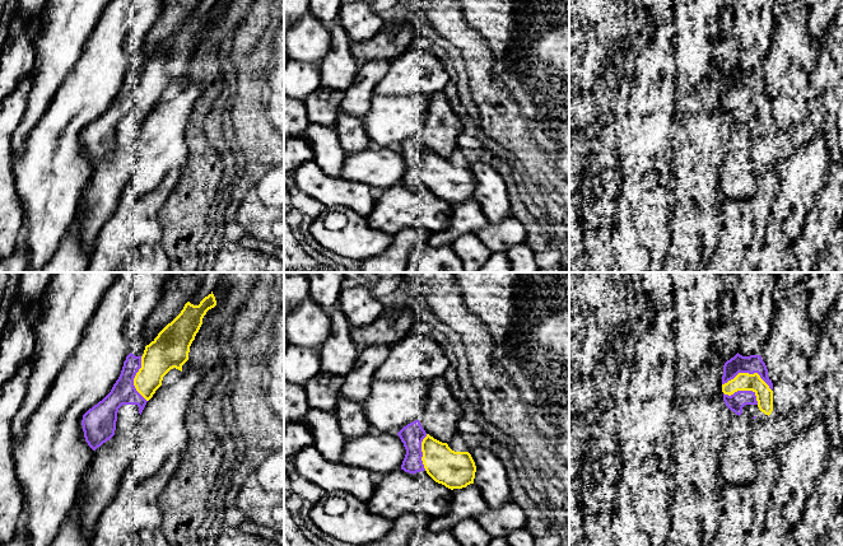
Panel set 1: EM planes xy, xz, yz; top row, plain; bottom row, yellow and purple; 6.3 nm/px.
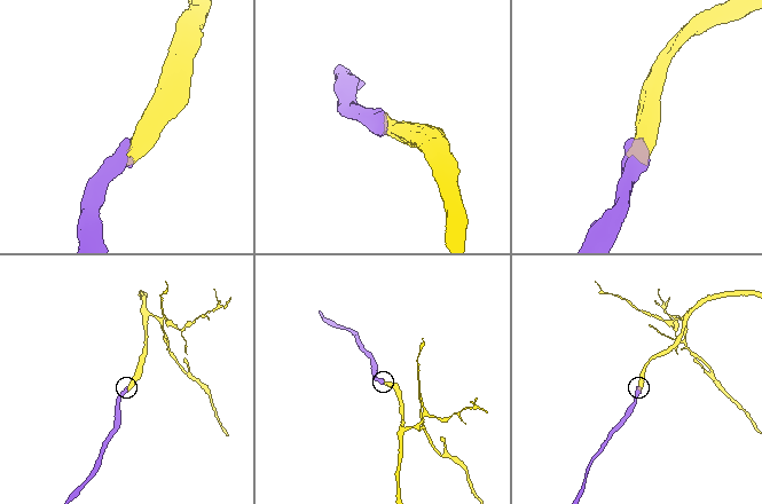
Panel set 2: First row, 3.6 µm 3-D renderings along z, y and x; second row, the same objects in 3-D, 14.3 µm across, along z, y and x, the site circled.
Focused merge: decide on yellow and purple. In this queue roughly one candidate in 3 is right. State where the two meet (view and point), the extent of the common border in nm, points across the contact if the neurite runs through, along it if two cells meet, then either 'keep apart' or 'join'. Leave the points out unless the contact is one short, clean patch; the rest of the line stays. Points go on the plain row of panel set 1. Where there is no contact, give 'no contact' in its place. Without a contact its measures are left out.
contact yz (748, 88); length 320 nm; join

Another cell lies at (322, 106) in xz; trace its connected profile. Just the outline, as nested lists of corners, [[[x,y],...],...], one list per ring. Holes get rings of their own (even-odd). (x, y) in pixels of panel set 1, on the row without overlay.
[[[318,87],[303,102],[311,123],[335,126],[337,115],[341,112],[344,90],[332,90]]]

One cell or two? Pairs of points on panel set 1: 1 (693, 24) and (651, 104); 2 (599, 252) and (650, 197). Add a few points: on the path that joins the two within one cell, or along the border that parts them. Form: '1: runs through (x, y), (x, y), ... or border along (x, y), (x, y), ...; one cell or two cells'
1: border along (674, 29), (672, 56), (675, 61), (676, 89); two cells
2: border along (613, 229), (610, 258); two cells

